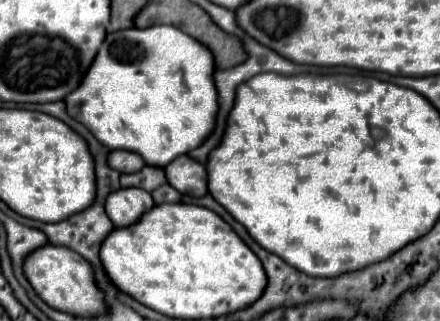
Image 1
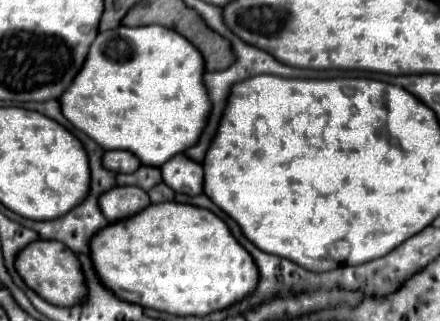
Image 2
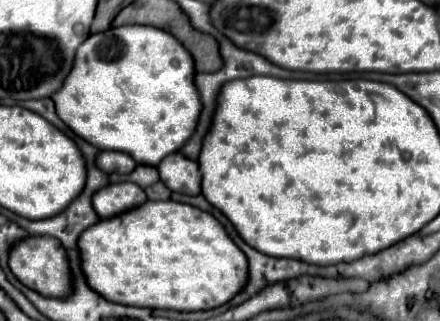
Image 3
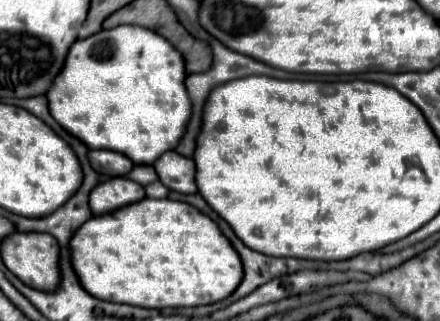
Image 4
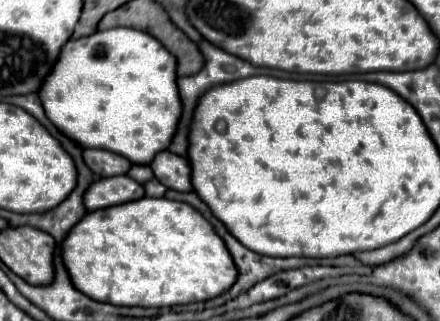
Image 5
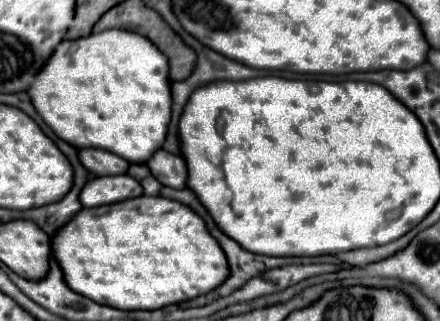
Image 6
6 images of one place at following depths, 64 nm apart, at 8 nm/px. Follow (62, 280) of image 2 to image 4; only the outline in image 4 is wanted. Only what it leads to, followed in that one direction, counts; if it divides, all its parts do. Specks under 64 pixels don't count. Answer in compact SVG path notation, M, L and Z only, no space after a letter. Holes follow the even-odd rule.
M14 232L8 236L2 242L2 260L6 268L30 288L54 292L54 288L60 286L60 246L44 232Z

